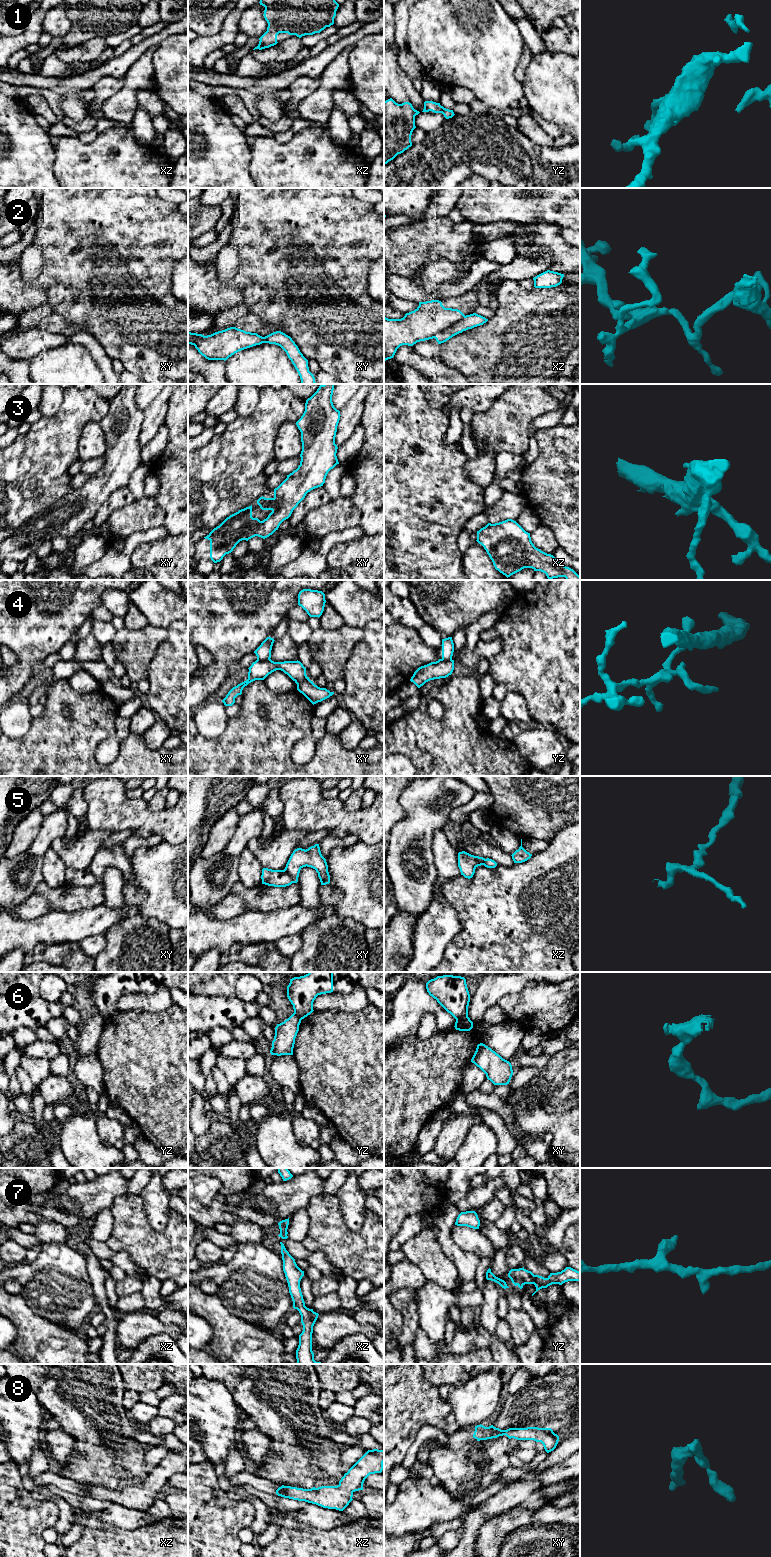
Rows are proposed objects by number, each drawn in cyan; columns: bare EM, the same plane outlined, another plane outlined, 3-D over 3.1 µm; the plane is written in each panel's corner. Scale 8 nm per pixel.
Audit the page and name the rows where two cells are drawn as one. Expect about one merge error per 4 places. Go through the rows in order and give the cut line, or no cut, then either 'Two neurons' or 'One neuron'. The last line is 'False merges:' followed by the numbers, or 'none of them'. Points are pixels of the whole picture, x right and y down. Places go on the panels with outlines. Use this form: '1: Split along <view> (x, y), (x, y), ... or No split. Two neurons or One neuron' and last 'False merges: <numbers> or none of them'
1: No split. One neuron
2: Split along xz (465, 316), (439, 331), (434, 337). Two neurons
3: No split. One neuron
4: Split along xy (257, 658), (269, 659). Two neurons
5: Split along xy (284, 869), (294, 882). Two neurons
6: Split along xy (467, 1014), (456, 1019). Two neurons
7: No split. One neuron
8: No split. One neuron
False merges: 2, 4, 5, 6

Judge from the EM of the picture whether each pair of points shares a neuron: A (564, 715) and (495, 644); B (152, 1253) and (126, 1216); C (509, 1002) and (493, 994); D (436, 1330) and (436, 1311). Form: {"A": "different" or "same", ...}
{"A": "different", "B": "same", "C": "different", "D": "same"}

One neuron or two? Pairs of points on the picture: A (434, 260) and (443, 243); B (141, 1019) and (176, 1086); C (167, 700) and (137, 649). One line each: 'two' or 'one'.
A: two
B: one
C: two

